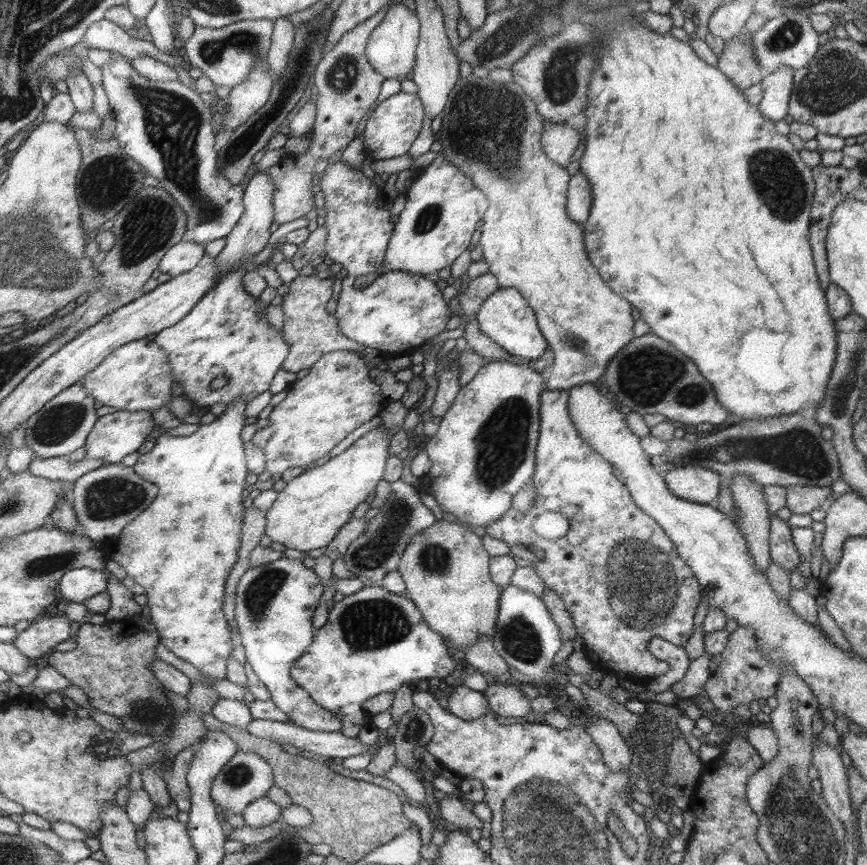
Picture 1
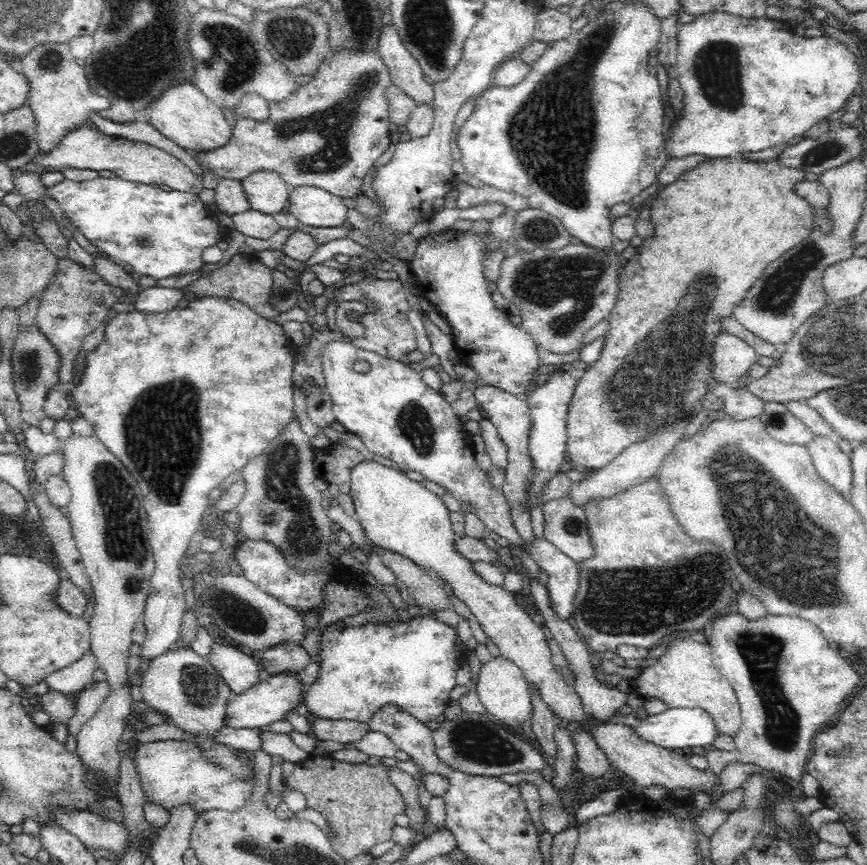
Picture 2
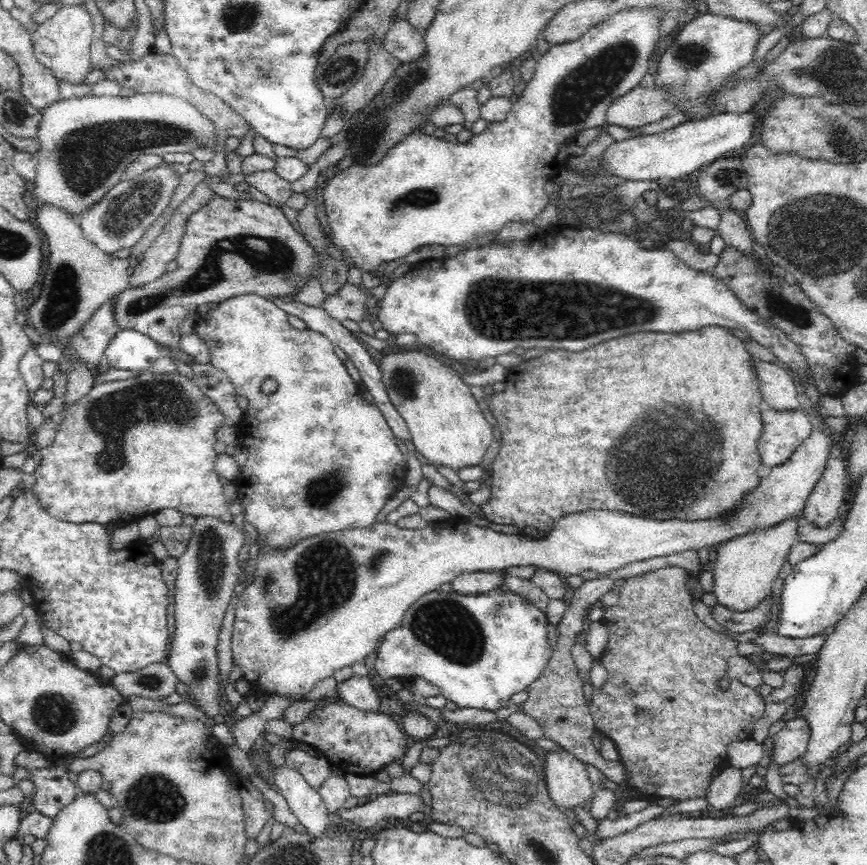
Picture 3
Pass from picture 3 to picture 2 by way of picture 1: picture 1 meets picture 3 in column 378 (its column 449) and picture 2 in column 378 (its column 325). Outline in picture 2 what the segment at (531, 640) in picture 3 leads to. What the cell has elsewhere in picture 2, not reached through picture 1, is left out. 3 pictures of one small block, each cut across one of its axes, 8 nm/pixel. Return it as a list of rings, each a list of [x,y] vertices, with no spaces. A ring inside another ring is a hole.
[[[426,614],[416,615],[412,617],[412,620],[408,623],[399,622],[398,615],[394,616],[394,622],[392,623],[382,623],[382,624],[364,624],[360,627],[352,628],[342,628],[337,625],[329,625],[326,628],[321,629],[320,640],[320,676],[318,680],[315,680],[313,684],[310,685],[310,690],[308,690],[306,696],[304,696],[304,704],[308,707],[308,710],[312,712],[314,716],[320,716],[320,718],[325,718],[326,720],[355,720],[356,722],[369,723],[372,715],[385,703],[392,703],[392,705],[399,706],[400,709],[407,710],[412,716],[419,719],[420,722],[426,724],[438,718],[438,715],[443,714],[444,708],[446,708],[448,702],[451,698],[449,694],[452,688],[457,684],[456,682],[456,669],[463,662],[462,653],[454,649],[456,645],[456,630],[450,628],[450,626],[440,622],[438,619]]]

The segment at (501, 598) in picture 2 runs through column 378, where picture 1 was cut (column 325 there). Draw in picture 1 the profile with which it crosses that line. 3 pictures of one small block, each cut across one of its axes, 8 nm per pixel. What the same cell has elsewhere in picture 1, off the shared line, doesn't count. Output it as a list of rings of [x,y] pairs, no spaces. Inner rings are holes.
[[[380,420],[376,428],[365,433],[346,451],[291,480],[286,489],[278,491],[278,499],[268,510],[264,534],[286,549],[304,553],[331,545],[343,526],[352,520],[354,509],[367,501],[368,495],[376,491],[378,482],[386,476],[390,440]]]

